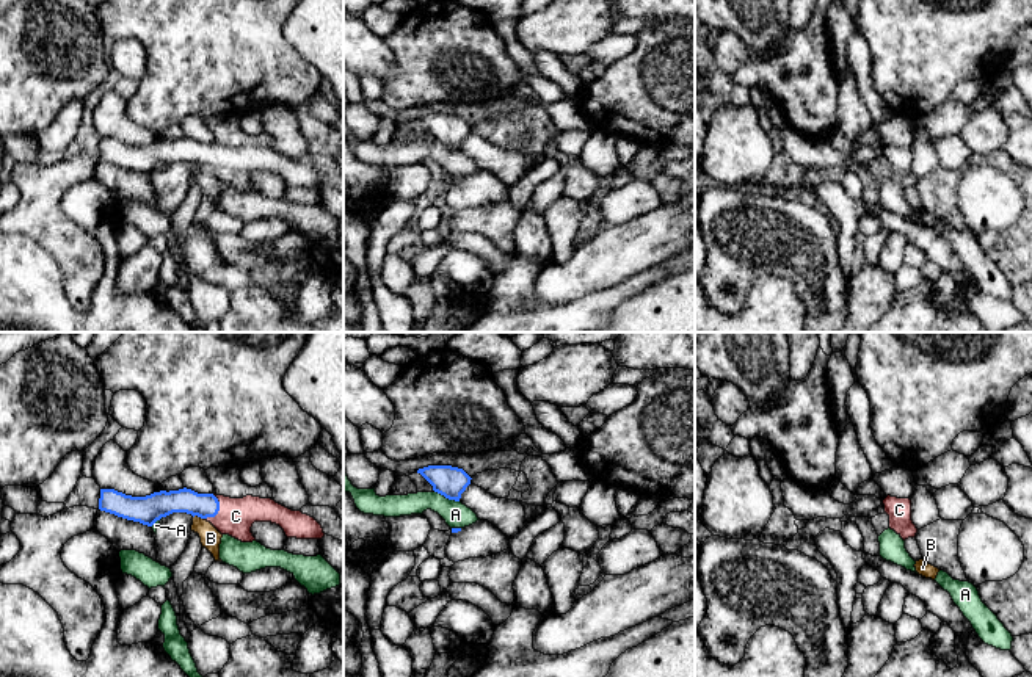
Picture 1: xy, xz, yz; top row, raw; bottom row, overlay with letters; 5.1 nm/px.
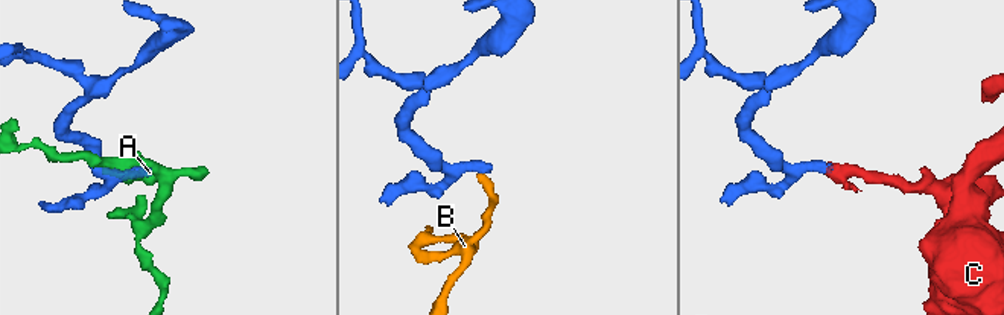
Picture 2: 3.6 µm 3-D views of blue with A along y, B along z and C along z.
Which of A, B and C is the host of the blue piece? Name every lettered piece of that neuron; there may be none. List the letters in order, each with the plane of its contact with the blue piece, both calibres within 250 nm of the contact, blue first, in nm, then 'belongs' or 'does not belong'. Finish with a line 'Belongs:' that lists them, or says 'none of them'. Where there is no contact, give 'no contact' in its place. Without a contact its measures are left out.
A: xz | 160/130 nm | does not belong
B: xy | 140/110 nm | does not belong
C: xy | 130/190 nm | belongs
Belongs: C

